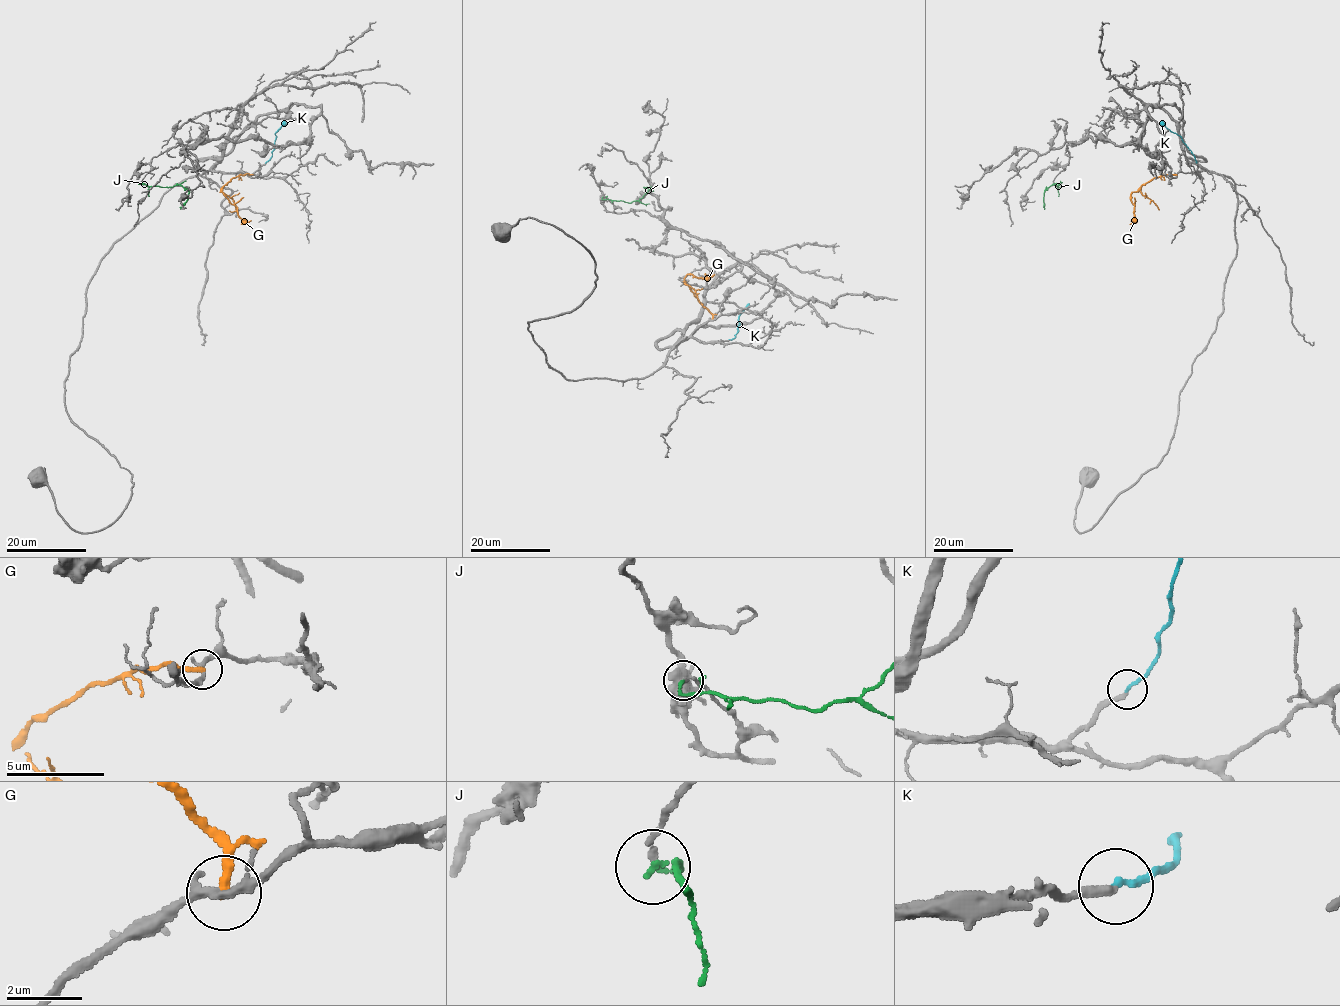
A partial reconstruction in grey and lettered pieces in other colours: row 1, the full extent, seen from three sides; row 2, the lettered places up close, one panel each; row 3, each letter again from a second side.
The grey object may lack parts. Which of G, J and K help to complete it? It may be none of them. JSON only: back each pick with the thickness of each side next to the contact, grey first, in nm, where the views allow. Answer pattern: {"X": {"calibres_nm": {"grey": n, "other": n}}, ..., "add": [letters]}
{"K": {"calibres_nm": {"grey": 240, "other": 170}}, "add": ["K"]}

